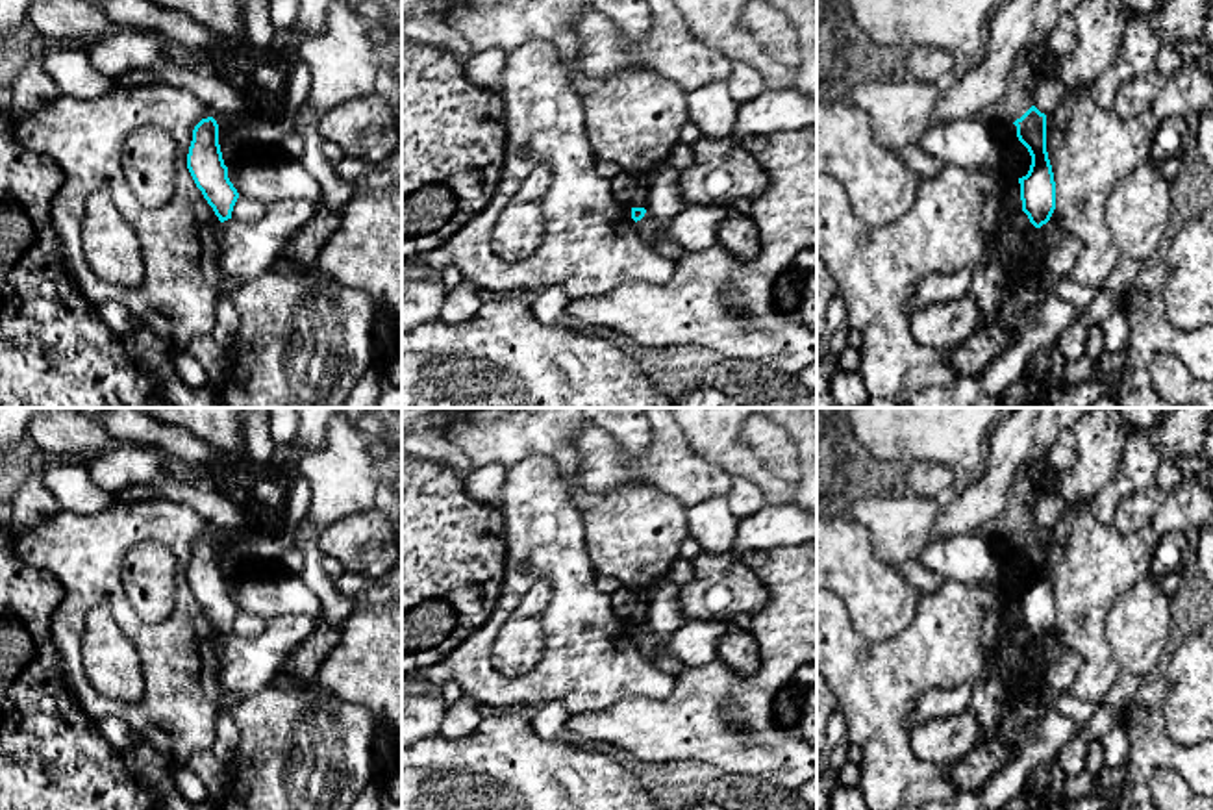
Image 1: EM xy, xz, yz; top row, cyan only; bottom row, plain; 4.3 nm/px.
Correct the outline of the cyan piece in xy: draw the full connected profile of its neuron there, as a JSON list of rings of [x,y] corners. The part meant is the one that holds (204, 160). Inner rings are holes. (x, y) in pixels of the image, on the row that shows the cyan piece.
[[[213,117],[202,119],[194,126],[187,169],[219,221],[231,219],[239,193],[228,178],[219,145],[219,124]]]

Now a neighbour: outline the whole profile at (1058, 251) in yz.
[[[1046,222],[1035,228],[1032,245],[1039,263],[1052,276],[1052,293],[1070,302],[1078,311],[1087,310],[1098,289],[1078,284],[1070,276],[1080,256],[1080,241]]]

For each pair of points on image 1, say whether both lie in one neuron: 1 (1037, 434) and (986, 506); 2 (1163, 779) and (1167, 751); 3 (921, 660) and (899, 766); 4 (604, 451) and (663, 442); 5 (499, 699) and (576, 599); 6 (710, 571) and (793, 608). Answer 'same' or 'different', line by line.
1: same
2: different
3: same
4: same
5: same
6: different

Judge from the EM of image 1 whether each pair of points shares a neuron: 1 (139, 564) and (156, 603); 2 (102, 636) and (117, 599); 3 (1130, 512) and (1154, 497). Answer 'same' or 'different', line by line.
1: same
2: different
3: same

